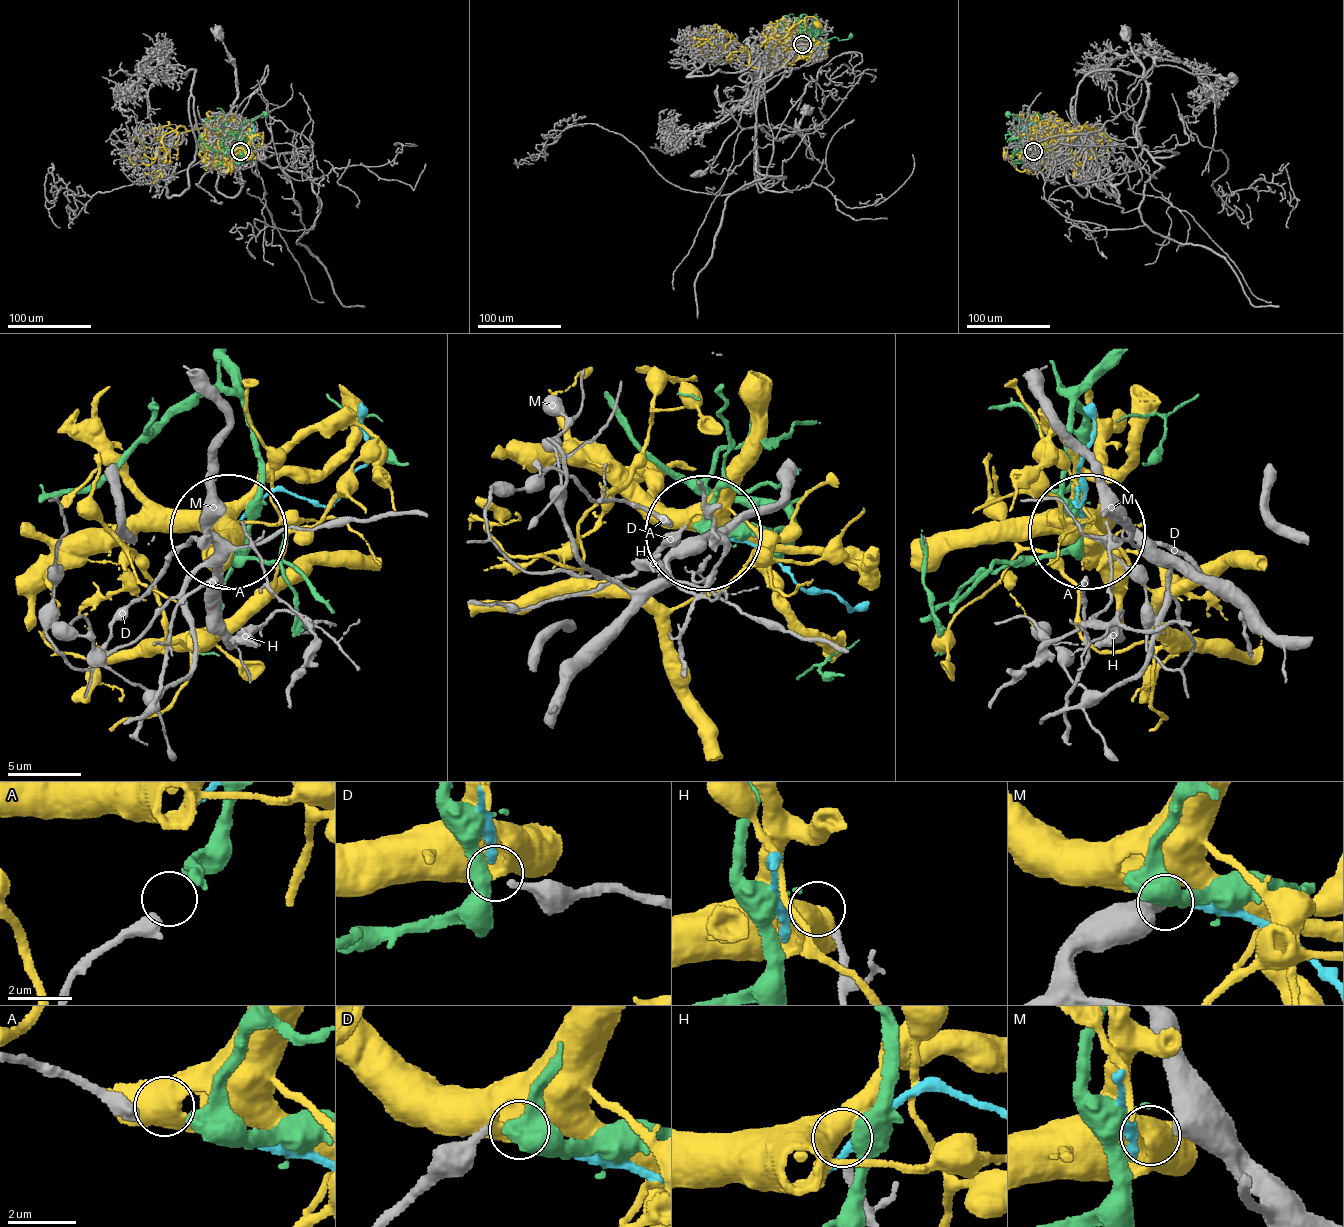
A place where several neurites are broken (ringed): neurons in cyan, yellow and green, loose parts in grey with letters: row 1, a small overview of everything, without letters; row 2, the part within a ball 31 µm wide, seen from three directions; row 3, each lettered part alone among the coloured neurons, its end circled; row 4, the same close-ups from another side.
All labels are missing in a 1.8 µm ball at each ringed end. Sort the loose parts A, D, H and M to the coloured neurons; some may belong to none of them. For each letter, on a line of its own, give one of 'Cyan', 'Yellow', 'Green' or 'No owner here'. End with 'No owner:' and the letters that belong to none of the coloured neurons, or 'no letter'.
A: Green
D: Cyan
H: No owner here
M: No owner here
No owner: H, M

